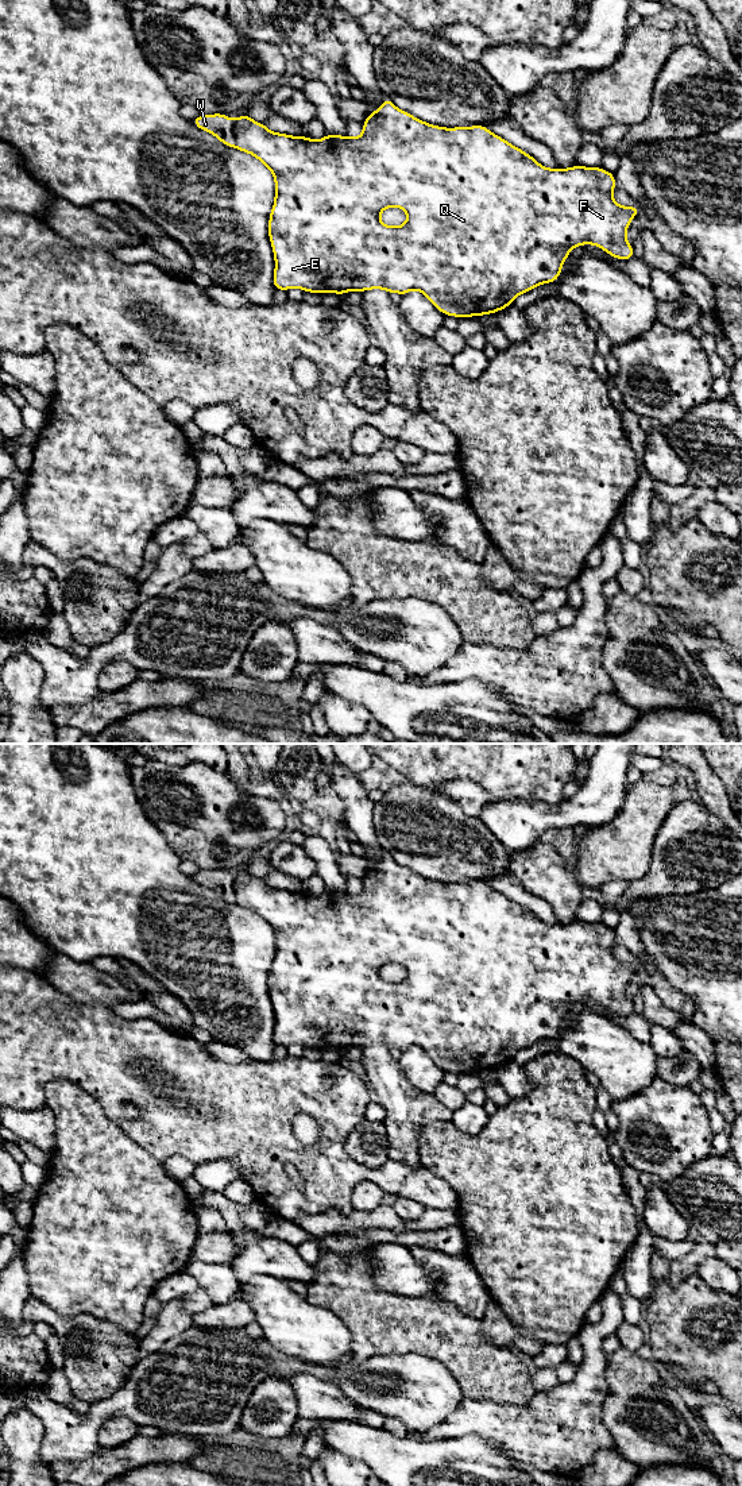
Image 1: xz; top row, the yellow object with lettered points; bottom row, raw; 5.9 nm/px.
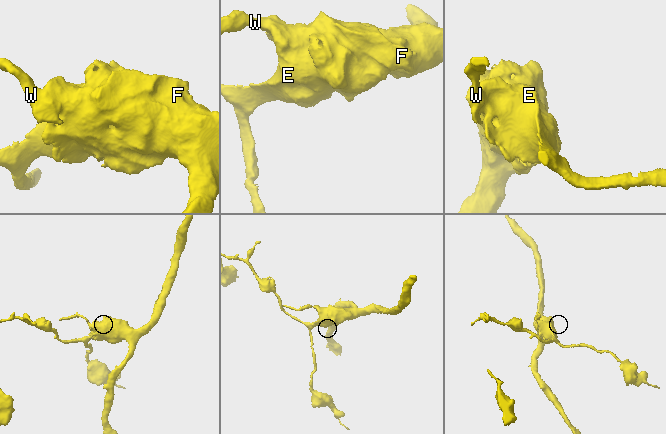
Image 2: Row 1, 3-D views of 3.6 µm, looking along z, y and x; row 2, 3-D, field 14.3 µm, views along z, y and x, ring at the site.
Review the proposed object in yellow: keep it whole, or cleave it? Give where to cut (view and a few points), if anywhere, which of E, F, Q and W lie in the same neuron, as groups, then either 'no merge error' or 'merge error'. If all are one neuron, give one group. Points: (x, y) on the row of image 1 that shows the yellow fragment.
cut xz (235, 120), (234, 146); groups E F Q / W; merge error

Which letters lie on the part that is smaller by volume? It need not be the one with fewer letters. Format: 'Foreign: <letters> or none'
Foreign: W

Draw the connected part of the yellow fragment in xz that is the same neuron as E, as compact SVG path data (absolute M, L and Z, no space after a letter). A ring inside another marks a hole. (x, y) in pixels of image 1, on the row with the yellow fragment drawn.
M386 97L363 121L359 138L326 134L314 140L278 134L248 115L235 120L233 138L235 148L254 155L274 175L268 239L277 290L298 287L340 296L351 290L382 289L401 296L420 290L445 316L479 317L510 306L517 296L542 283L556 282L573 247L594 244L612 258L634 258L626 231L641 209L614 201L612 173L581 165L546 169L486 126L437 127L401 111ZM390 207L406 212L405 224L390 227L380 221L380 212Z

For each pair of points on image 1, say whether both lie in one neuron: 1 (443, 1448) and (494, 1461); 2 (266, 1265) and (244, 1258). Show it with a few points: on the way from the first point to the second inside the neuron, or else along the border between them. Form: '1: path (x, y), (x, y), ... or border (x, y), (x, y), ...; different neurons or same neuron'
1: path (455, 1454), (474, 1454), (482, 1458); same neuron
2: path (261, 1259), (250, 1258); same neuron

